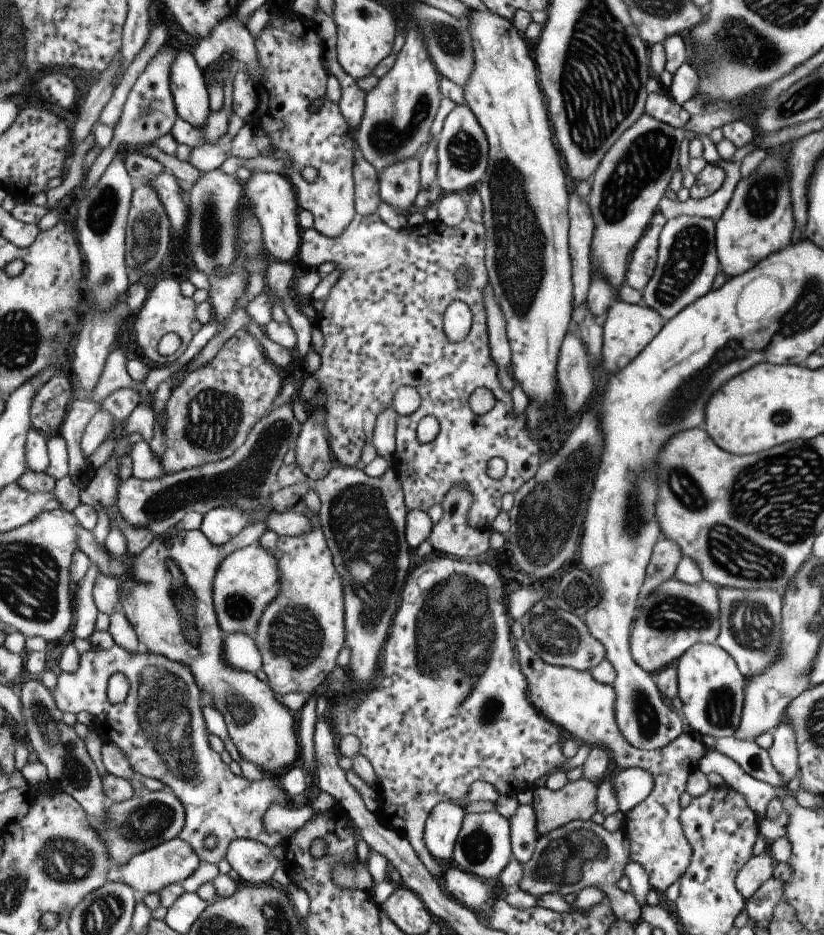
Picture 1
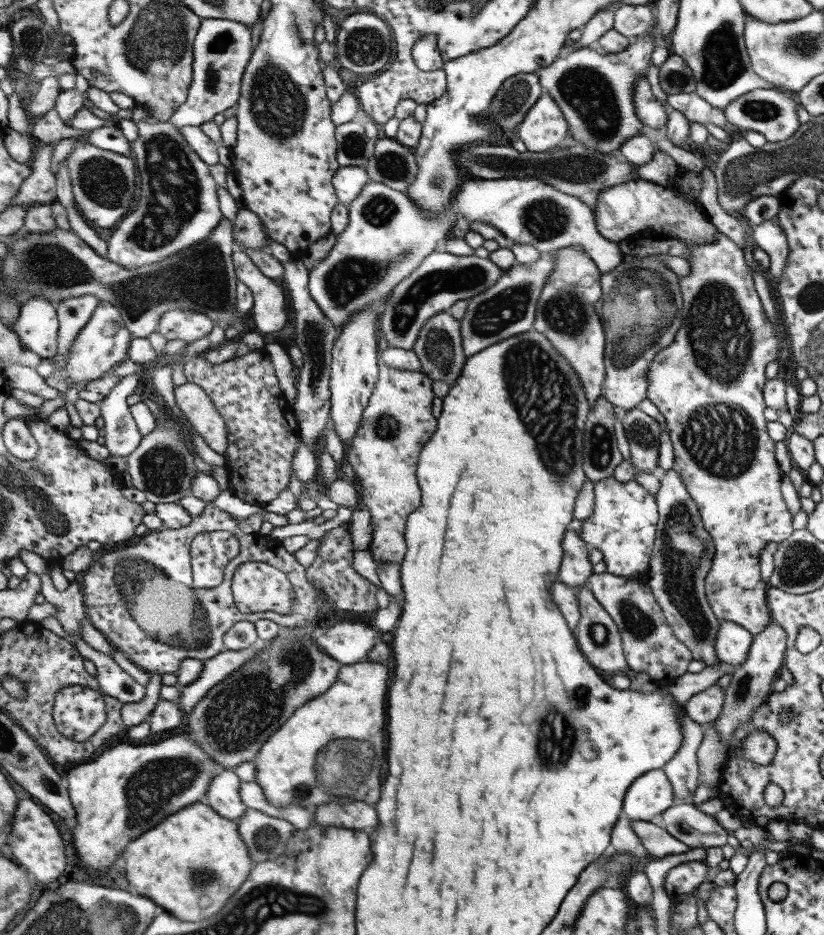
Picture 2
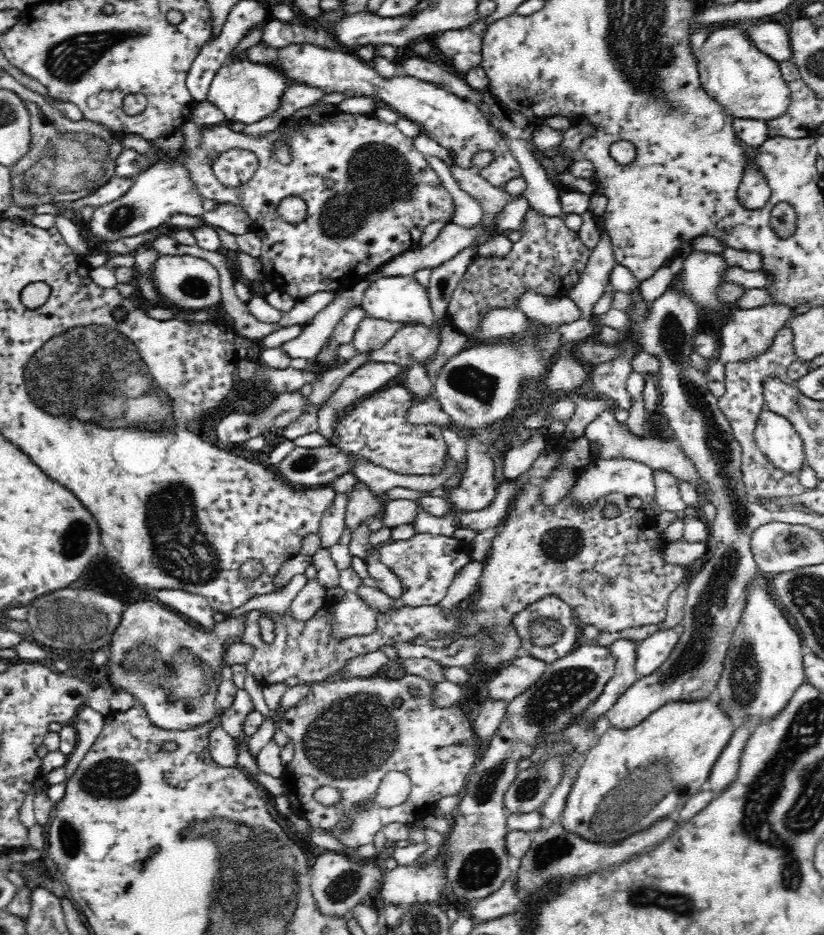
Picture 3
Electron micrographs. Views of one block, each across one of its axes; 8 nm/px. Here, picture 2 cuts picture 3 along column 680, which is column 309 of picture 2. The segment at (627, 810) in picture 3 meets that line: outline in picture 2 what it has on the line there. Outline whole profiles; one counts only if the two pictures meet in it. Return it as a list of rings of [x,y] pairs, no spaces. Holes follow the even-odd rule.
[[[367,660],[355,666],[343,666],[339,682],[329,694],[301,706],[295,716],[269,738],[253,764],[257,766],[255,782],[265,788],[265,794],[275,806],[287,808],[289,804],[299,804],[317,810],[329,802],[369,802],[375,806],[381,800],[385,762],[389,762],[389,730],[385,730],[385,726],[389,726],[389,686],[393,684],[393,670],[389,670],[389,666],[391,664]]]

